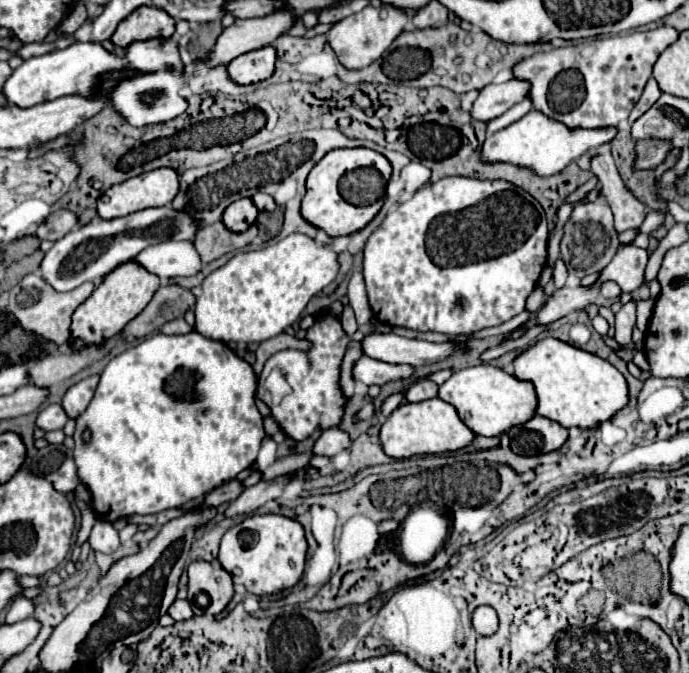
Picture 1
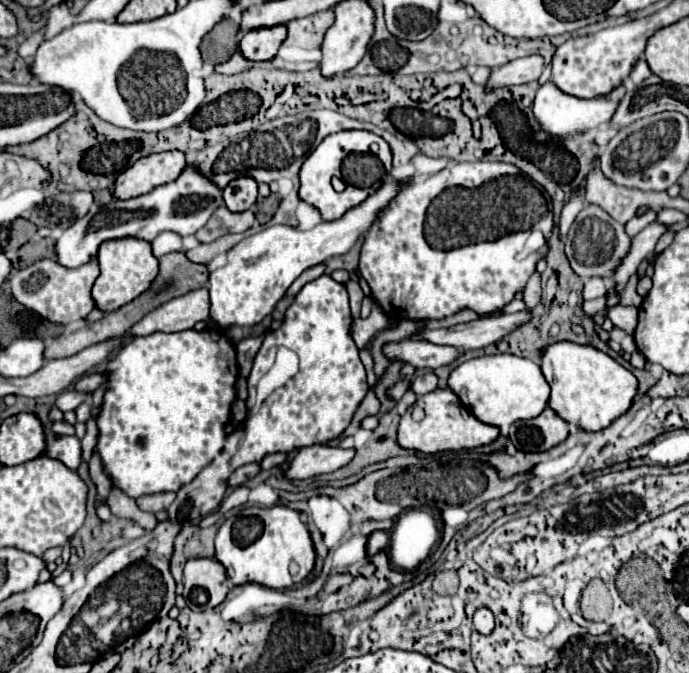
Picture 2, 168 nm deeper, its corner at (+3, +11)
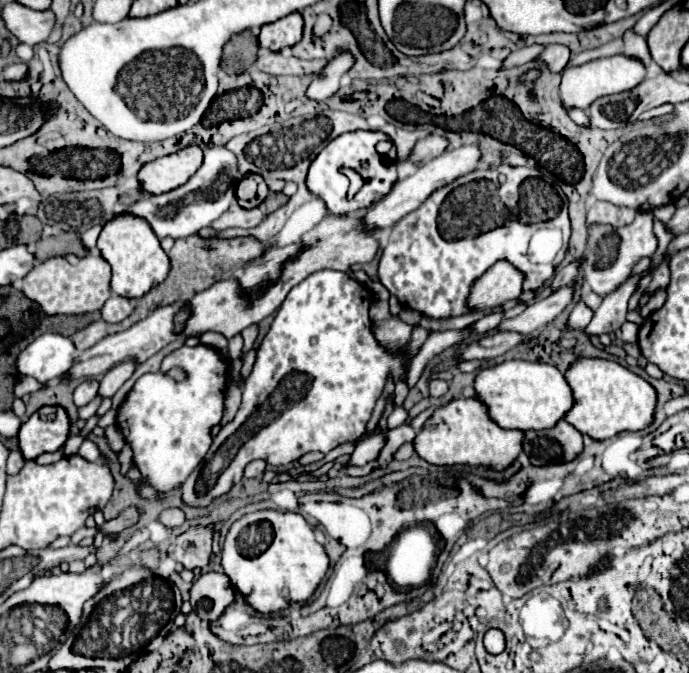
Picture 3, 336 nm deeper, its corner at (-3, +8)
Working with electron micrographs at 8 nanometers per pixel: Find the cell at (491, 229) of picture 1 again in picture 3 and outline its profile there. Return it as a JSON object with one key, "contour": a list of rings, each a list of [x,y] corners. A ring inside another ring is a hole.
{"contour":[[[478,168],[468,176],[460,176],[452,184],[436,190],[420,208],[404,216],[392,230],[388,246],[382,252],[378,278],[390,290],[390,294],[398,296],[400,304],[406,308],[414,308],[430,318],[450,318],[468,314],[468,292],[472,280],[484,274],[496,260],[508,260],[516,268],[526,274],[524,290],[538,290],[548,278],[554,276],[558,264],[564,260],[568,238],[570,238],[570,218],[568,218],[568,200],[554,190],[554,186],[546,184],[538,172],[530,168],[520,170],[520,202],[516,208],[508,208],[498,196],[500,188],[500,172],[496,168]]]}

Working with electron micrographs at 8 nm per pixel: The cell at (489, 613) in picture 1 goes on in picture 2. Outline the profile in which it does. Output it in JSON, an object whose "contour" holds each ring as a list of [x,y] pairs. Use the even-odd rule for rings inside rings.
{"contour":[[[488,607],[476,609],[476,613],[474,613],[474,629],[478,633],[482,633],[482,635],[492,633],[492,629],[494,629],[494,615],[492,615],[492,611]]]}

